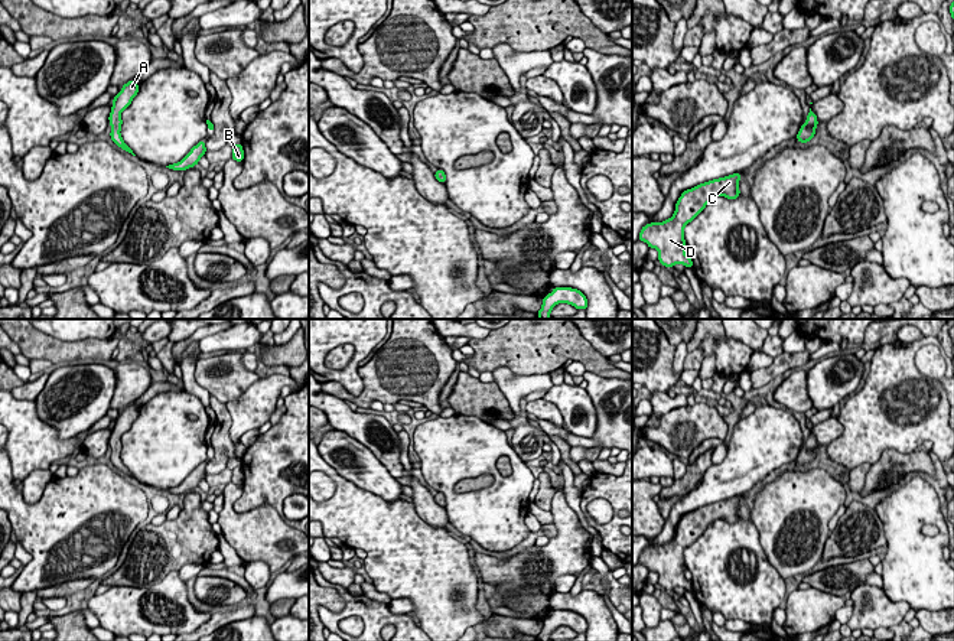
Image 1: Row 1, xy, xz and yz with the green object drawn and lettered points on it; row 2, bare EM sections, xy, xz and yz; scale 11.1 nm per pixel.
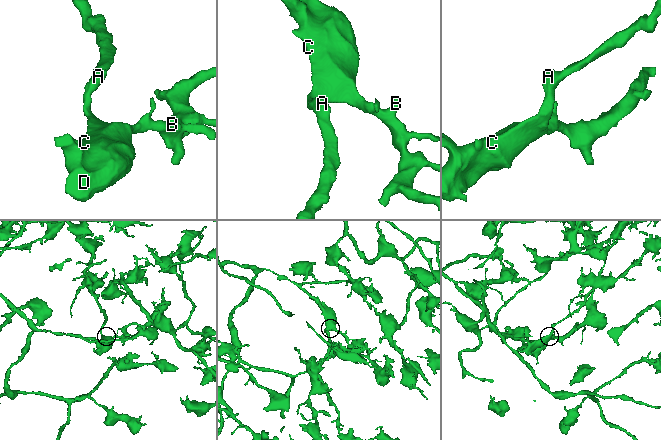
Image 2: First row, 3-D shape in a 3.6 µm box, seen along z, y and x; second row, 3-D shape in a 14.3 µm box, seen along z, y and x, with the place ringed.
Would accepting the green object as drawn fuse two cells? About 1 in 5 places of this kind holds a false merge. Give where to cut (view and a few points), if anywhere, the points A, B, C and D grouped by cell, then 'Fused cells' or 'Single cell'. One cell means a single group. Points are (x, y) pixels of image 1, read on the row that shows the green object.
No split. Groups: A B C D. Single cell

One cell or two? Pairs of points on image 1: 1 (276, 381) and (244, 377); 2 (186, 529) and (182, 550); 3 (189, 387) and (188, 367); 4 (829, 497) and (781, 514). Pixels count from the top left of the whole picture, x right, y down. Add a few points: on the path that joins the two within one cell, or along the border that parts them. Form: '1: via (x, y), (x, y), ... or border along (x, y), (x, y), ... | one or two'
1: border along (259, 377), (238, 397), (231, 400) | two
2: via (186, 534), (182, 544) | one
3: via (189, 383), (188, 371) | one
4: via (817, 497), (793, 510) | one

